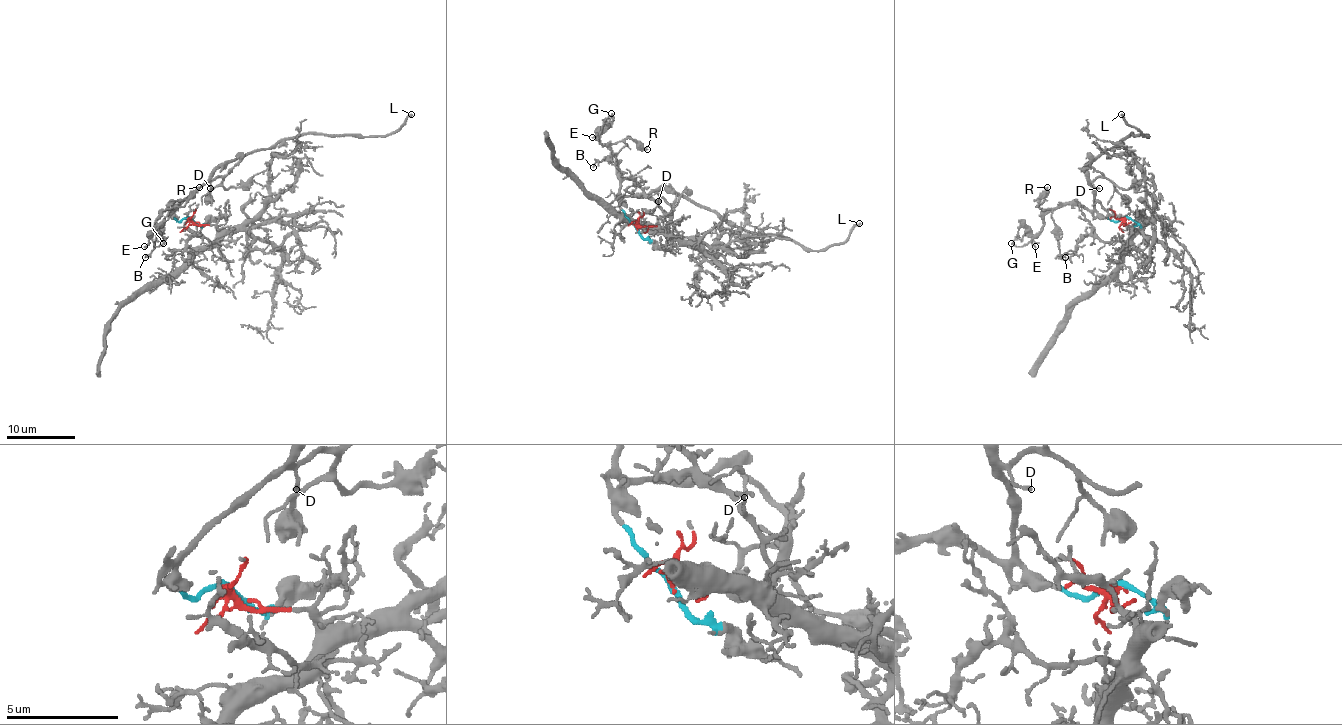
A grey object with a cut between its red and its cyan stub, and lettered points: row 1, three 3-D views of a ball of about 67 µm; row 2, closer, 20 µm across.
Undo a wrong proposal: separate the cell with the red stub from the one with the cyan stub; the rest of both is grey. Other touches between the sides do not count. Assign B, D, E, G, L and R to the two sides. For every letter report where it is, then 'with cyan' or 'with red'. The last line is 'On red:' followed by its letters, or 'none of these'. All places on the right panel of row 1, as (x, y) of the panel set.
B: (1065, 257) | with cyan
D: (1099, 188) | with cyan
E: (1035, 246) | with cyan
G: (1011, 243) | with cyan
L: (1121, 114) | with cyan
R: (1047, 187) | with cyan
On red: none of these

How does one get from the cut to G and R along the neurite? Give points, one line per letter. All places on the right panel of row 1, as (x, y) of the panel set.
G: (1125, 217), (1113, 220), (1076, 205), (1057, 205), (1043, 217), (1040, 231), (1026, 244), (1011, 243)
R: (1125, 217), (1113, 220), (1076, 205), (1042, 210), (1036, 207), (1038, 196), (1047, 186)

